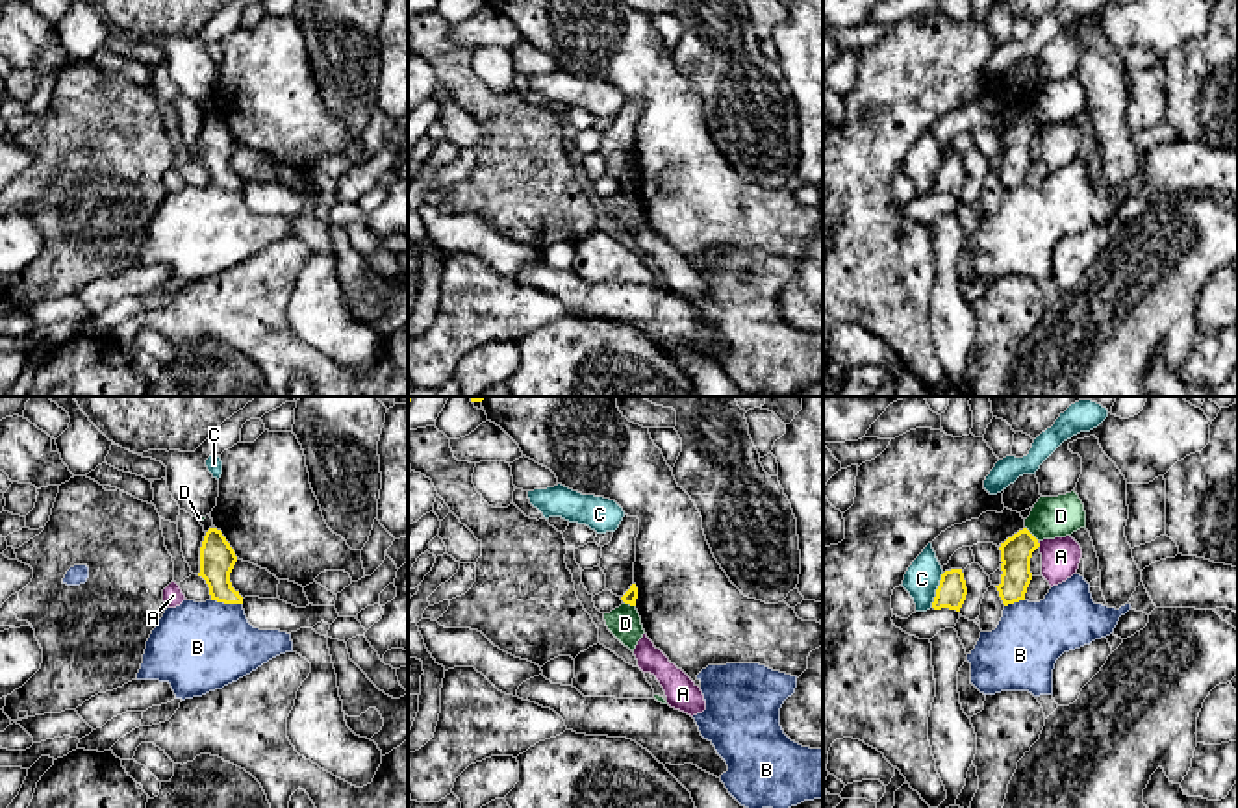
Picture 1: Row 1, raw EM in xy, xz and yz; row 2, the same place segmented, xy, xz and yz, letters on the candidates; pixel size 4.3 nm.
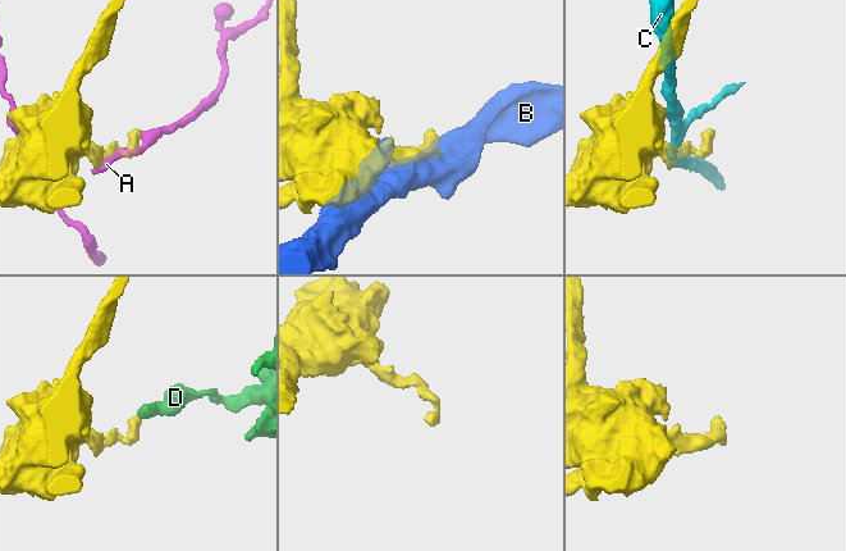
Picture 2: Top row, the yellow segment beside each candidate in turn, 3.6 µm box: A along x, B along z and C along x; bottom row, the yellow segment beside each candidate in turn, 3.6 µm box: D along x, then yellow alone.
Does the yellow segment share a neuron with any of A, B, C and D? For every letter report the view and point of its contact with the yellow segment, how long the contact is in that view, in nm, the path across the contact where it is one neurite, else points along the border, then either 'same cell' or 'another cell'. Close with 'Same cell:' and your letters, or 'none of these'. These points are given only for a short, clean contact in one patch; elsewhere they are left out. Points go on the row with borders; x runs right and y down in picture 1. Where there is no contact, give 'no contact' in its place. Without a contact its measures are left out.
A: meets yellow in yz at (1038, 543); contact 30 nm long; another cell
B: meets yellow in xy at (227, 603); contact 140 nm long; border along xy (212, 599), (241, 605); another cell
C: meets yellow in yz at (936, 590); contact 160 nm long; another cell
D: meets yellow in yz at (1031, 534); contact 90 nm long; border along yz (1025, 527), (1038, 540); another cell
Same cell: none of these

